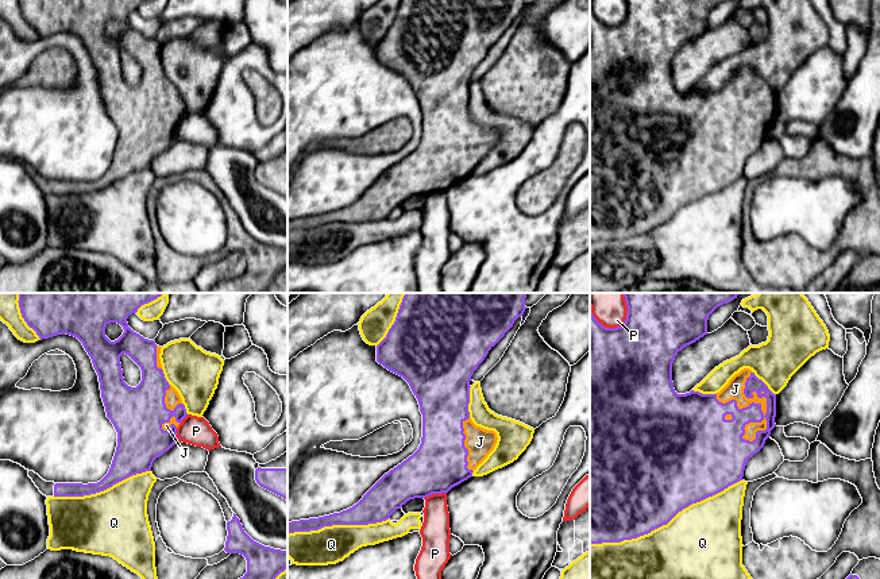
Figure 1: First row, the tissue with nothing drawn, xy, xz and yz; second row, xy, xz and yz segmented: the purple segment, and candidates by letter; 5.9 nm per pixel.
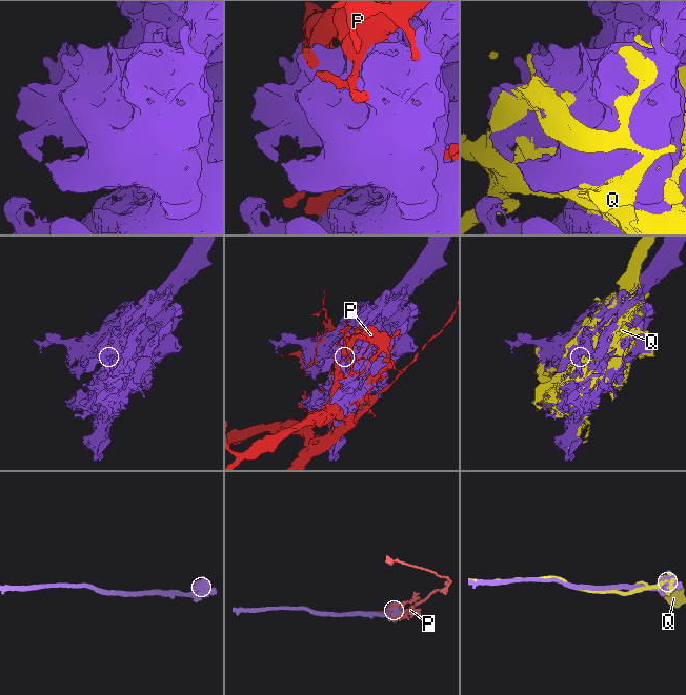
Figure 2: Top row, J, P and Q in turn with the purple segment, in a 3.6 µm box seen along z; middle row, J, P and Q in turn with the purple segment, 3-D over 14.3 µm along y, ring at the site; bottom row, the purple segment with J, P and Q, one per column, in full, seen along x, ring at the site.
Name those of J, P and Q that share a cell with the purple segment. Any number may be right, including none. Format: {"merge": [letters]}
{"merge": ["J"]}

